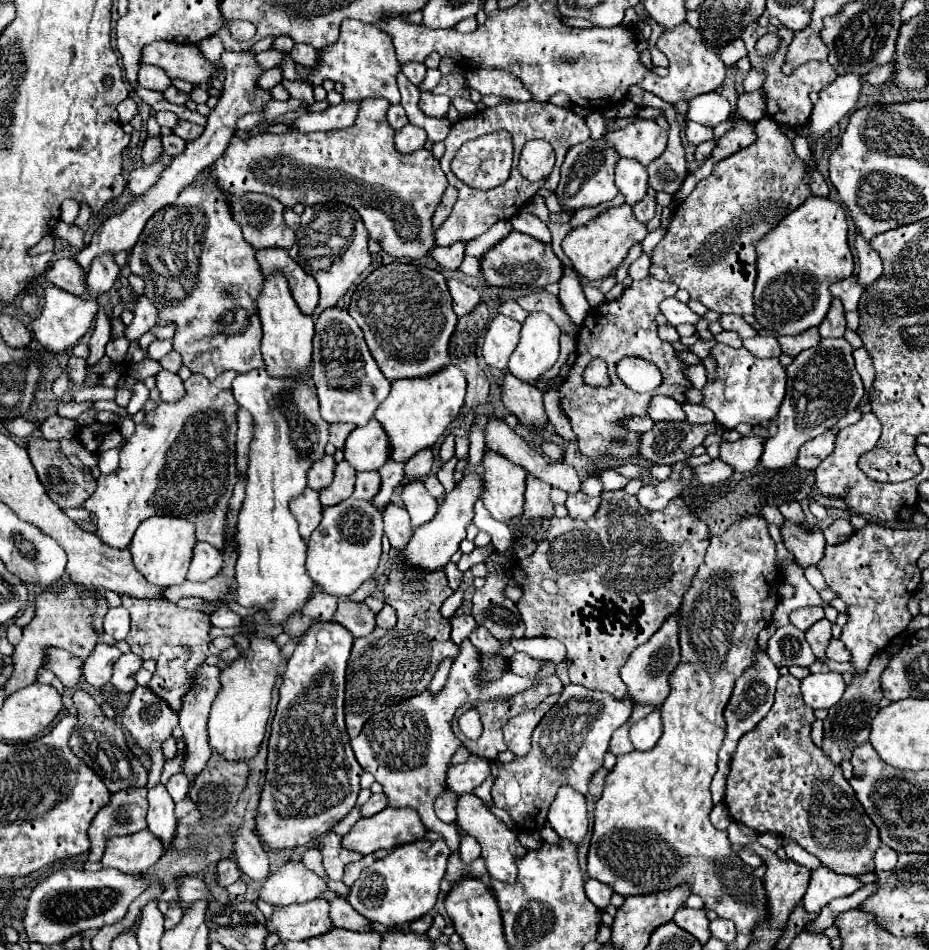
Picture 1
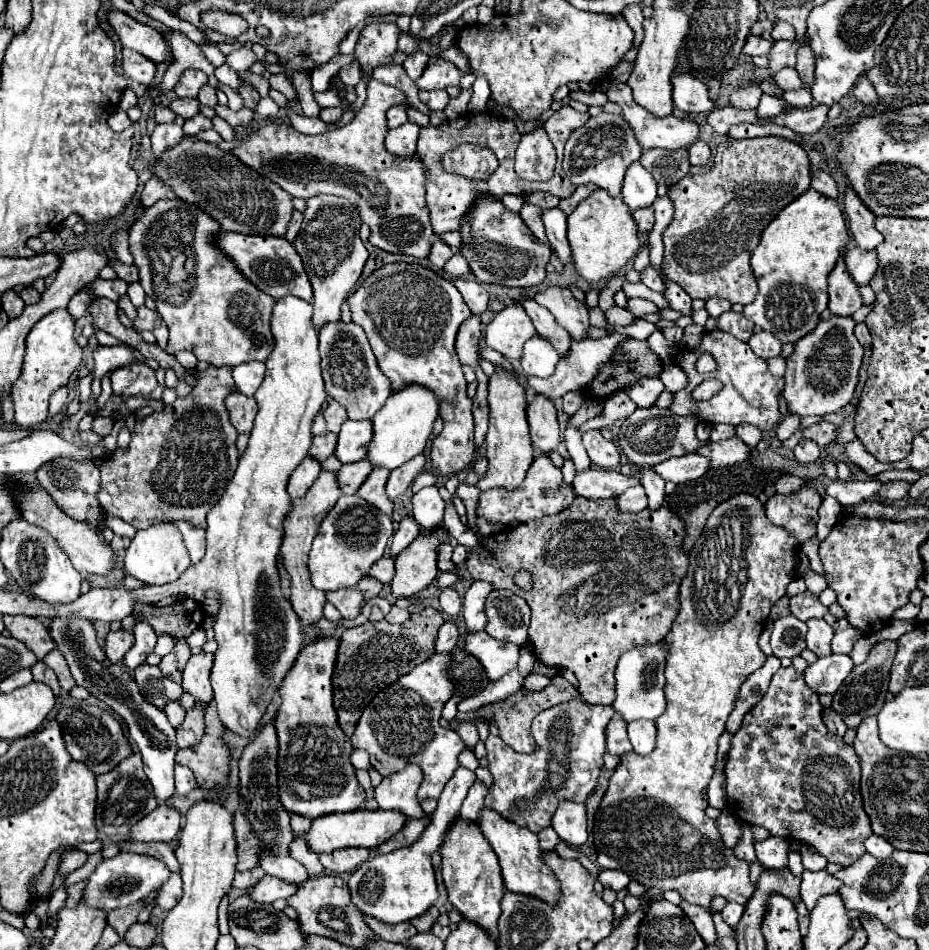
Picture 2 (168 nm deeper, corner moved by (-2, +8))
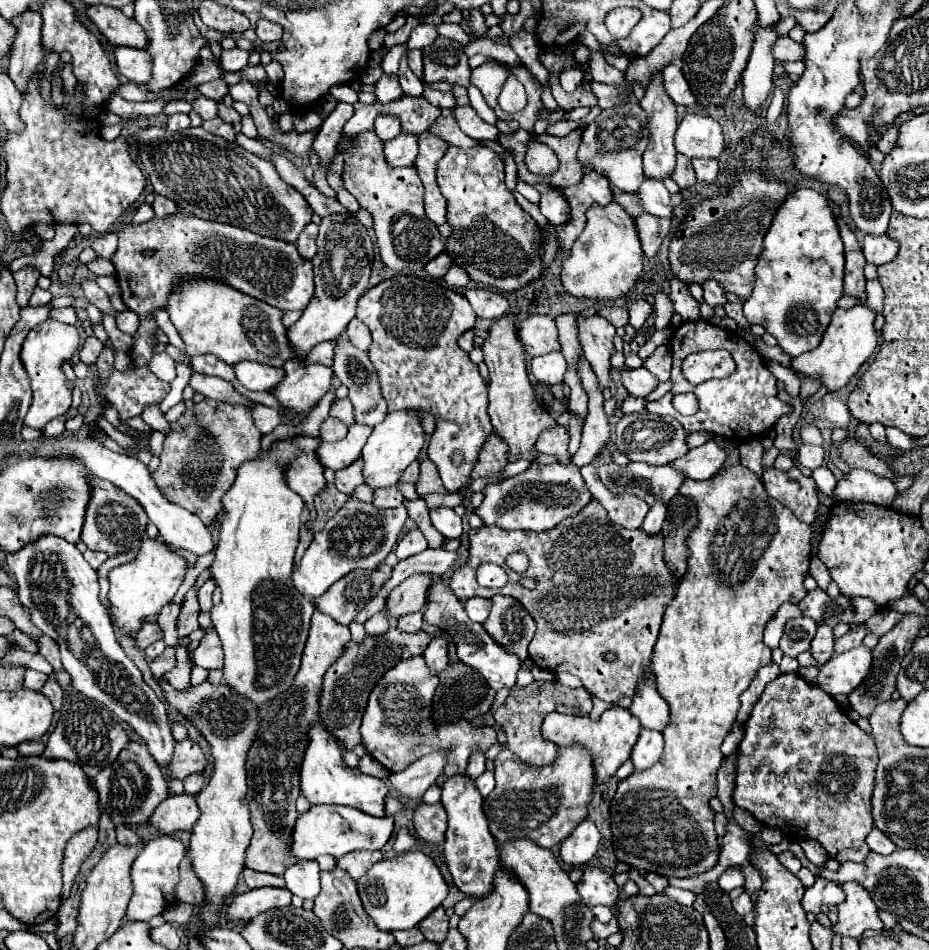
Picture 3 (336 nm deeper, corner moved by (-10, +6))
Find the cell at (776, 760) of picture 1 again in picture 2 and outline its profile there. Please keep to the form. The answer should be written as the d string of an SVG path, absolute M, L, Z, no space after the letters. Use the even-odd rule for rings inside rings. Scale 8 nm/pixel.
M780 667L764 697L750 713L746 713L742 727L732 737L724 775L728 795L726 807L740 821L760 825L774 837L802 841L824 855L828 863L842 867L852 865L866 853L864 841L872 835L872 827L860 797L860 759L854 747L846 745L842 737L828 731L822 721L818 693L804 683L804 673L798 673L794 667Z

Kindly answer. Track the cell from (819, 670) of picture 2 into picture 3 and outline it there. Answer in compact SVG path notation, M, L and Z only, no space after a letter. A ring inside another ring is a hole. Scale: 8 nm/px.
M864 645L854 647L842 655L834 655L828 663L820 665L816 685L828 695L848 695L868 675L872 651Z

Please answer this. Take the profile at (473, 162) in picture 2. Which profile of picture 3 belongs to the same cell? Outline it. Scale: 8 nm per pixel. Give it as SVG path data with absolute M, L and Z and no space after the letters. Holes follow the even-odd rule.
M454 147L438 161L438 187L448 201L448 223L452 237L446 253L466 269L472 281L496 291L518 291L542 279L542 257L538 257L538 225L516 203L504 185L504 163L488 147Z

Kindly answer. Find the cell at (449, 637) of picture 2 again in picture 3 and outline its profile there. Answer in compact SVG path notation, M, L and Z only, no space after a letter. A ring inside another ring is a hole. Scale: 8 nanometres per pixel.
M432 639L424 651L424 659L430 669L440 673L448 665L448 639Z

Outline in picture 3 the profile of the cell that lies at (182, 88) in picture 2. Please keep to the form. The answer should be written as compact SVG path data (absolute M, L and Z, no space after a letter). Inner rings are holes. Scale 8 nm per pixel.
M216 79L216 81L210 81L210 83L202 83L198 87L198 93L208 97L208 99L214 99L214 101L222 101L224 95L228 93L228 85L224 79Z

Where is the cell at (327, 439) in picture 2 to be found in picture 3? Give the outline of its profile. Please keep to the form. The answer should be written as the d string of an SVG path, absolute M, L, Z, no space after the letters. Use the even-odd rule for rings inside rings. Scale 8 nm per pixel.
M328 417L320 427L320 439L330 441L330 443L340 441L342 437L346 437L346 433L348 433L348 427L342 421L332 419L332 417Z

